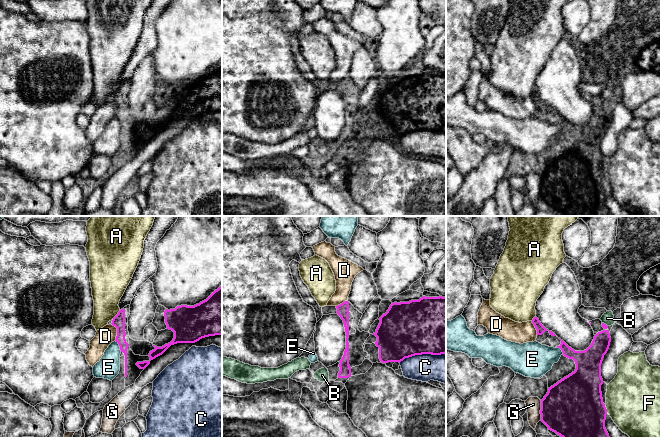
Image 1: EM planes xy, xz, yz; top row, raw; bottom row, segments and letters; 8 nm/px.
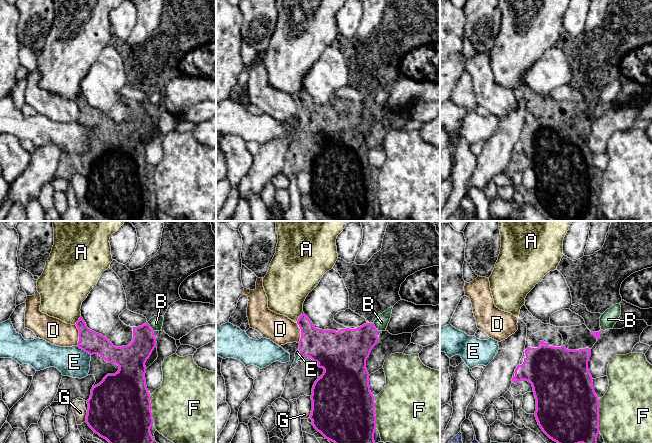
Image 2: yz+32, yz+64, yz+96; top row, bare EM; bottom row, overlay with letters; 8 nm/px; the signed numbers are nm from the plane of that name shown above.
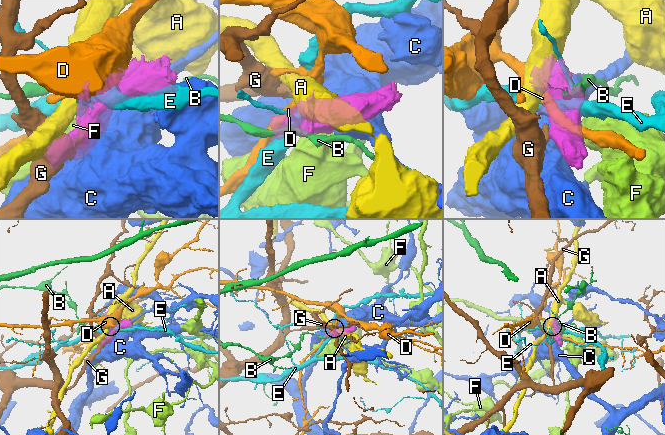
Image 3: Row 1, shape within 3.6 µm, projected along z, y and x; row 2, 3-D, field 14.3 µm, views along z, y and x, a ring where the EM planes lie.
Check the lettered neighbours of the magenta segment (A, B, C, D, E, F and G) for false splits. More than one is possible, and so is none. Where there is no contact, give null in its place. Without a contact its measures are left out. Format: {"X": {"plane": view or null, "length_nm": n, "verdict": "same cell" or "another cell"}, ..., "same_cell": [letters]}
{"A": {"plane": "xy", "length_nm": 110, "verdict": "another cell"}, "B": {"plane": "yz", "length_nm": 60, "verdict": "another cell"}, "C": {"plane": "xz", "length_nm": 380, "verdict": "another cell"}, "D": {"plane": "xy", "length_nm": 150, "verdict": "another cell"}, "E": {"plane": "xy", "length_nm": 110, "verdict": "another cell"}, "F": {"plane": "yz", "length_nm": 50, "verdict": "another cell"}, "G": {"plane": "yz", "length_nm": 160, "verdict": "another cell"}, "same_cell": []}

